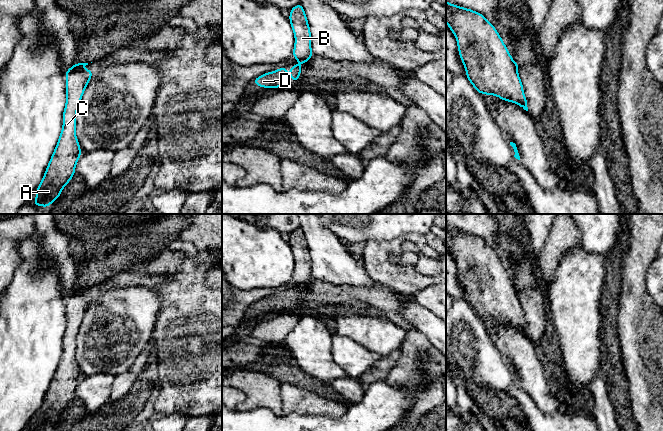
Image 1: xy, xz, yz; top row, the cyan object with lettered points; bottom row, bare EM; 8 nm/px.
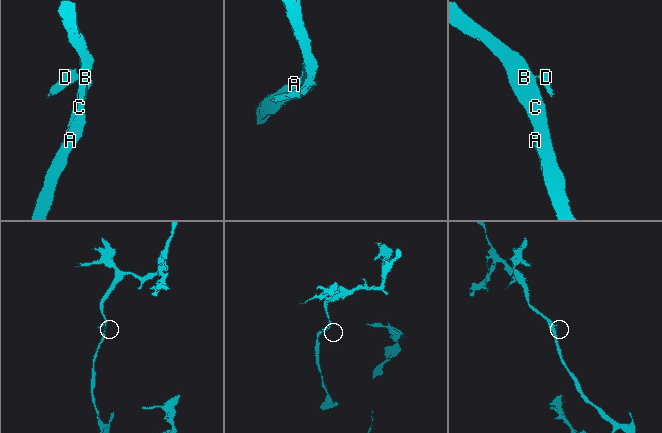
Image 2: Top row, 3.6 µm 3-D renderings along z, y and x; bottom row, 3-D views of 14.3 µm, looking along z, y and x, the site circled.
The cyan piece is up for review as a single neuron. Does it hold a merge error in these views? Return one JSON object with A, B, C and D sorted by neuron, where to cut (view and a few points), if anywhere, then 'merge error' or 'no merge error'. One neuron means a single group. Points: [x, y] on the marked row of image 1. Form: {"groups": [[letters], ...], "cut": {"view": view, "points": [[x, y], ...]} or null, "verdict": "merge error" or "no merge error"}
{"groups": [["A", "B", "C"], ["D"]], "cut": {"view": "xz", "points": [[311, 56], [299, 60]]}, "verdict": "merge error"}

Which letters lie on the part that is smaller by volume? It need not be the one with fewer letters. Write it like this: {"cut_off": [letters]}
{"cut_off": ["D"]}

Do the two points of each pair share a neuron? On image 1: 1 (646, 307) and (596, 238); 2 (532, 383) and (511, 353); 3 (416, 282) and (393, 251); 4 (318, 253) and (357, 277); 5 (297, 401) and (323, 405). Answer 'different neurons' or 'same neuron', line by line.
1: different neurons
2: same neuron
3: same neuron
4: same neuron
5: same neuron

